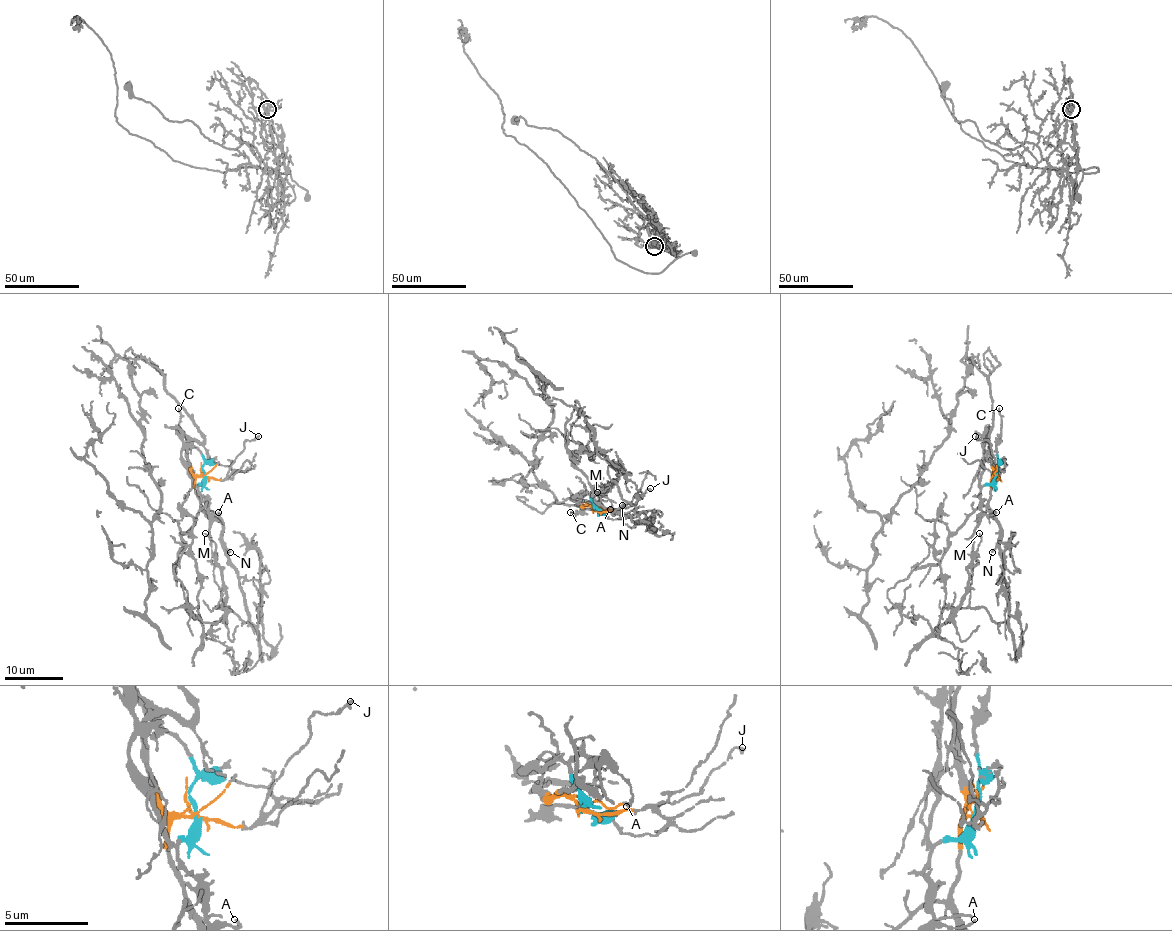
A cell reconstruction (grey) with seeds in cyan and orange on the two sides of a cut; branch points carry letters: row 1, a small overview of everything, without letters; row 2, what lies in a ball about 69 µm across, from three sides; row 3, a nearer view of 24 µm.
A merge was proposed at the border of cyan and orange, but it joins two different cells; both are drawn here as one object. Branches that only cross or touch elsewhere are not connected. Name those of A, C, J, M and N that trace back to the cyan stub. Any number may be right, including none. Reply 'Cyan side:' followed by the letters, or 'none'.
Cyan side: A, C, M

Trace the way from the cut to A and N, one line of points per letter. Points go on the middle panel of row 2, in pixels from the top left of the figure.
A: (595, 510), (590, 494), (593, 491), (611, 503), (609, 509)
N: (595, 510), (586, 504), (592, 501), (614, 513), (623, 504)

